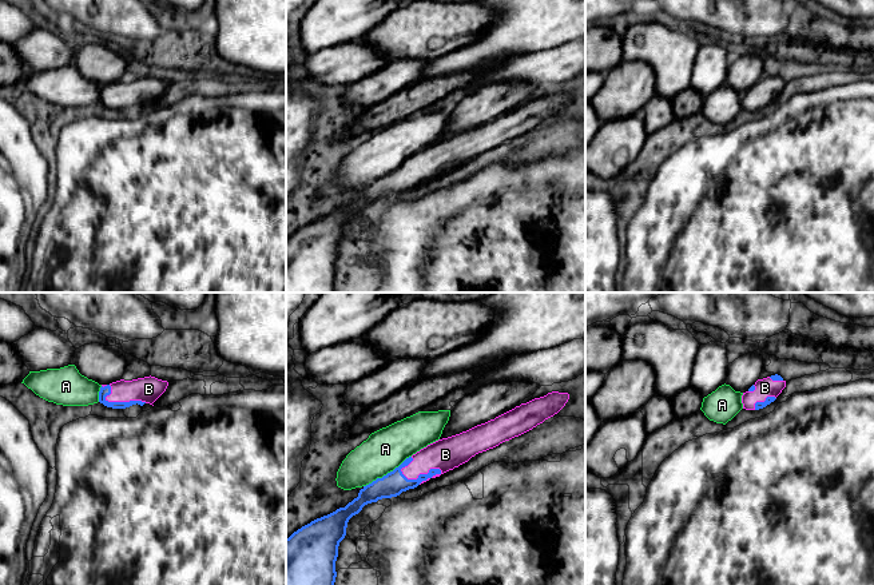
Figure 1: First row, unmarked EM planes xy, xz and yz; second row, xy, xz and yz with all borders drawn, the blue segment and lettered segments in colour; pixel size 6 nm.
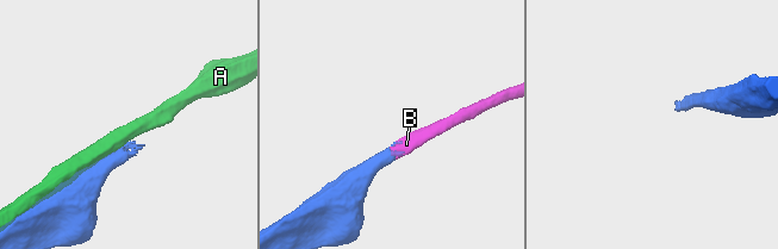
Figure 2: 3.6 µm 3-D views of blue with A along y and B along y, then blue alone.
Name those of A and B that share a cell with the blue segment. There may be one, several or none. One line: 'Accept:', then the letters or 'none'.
Accept: B

